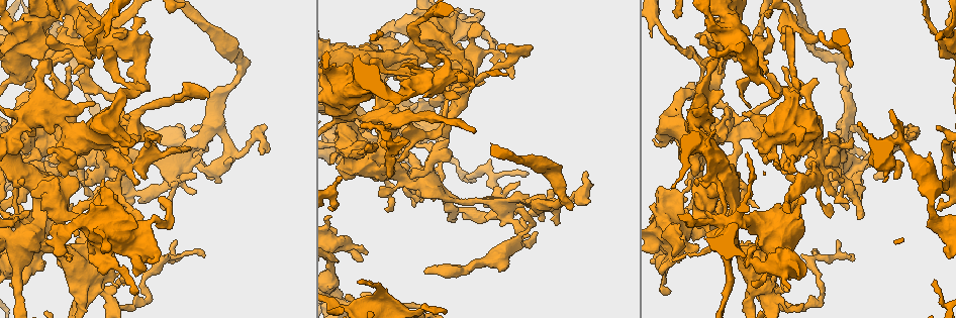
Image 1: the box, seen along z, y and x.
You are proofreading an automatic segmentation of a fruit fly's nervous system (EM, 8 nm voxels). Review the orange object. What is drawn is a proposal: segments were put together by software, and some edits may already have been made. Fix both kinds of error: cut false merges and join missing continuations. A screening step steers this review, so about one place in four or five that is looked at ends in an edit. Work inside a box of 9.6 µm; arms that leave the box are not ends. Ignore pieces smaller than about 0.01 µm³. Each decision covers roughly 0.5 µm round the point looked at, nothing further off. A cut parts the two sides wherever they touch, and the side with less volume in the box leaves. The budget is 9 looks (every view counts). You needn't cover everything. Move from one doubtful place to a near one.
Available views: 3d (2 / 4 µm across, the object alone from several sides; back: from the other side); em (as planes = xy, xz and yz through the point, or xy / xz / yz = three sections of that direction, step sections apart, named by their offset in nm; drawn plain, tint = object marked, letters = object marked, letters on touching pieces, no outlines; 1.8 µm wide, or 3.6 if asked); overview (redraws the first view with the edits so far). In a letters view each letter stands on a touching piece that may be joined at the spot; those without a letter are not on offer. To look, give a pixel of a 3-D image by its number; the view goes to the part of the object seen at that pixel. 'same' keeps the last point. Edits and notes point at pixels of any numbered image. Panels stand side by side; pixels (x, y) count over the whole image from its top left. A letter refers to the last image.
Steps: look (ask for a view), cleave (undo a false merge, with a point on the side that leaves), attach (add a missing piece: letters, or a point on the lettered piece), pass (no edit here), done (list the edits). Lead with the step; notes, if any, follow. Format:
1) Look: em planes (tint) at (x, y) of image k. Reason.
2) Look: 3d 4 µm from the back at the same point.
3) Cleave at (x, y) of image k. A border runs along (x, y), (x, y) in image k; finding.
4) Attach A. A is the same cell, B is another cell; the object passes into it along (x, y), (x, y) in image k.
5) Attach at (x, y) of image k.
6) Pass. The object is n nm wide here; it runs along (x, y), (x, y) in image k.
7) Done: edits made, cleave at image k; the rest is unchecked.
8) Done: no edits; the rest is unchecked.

Look: 3d 4 µm at (35, 238) of image 1. Looks like a crossing.

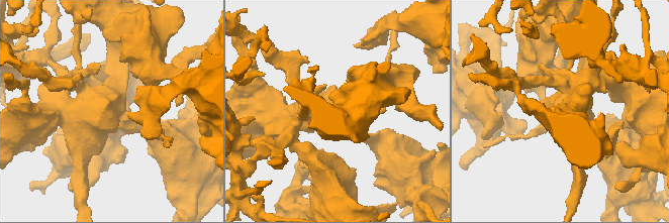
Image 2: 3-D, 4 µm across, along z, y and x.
Look: em 3.6 µm planes (letters) at (110, 111) of image 2. Now the EM.

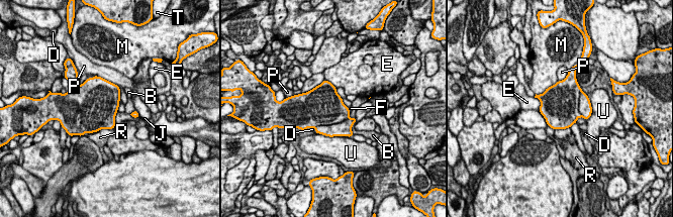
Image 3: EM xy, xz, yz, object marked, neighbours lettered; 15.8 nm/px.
Cleave at (344, 128) of image 3. B, D, E, F, J, M, P, R, T and U are other cells; a second cell is stuck on.

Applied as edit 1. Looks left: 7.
Look: overview. See it whole again.

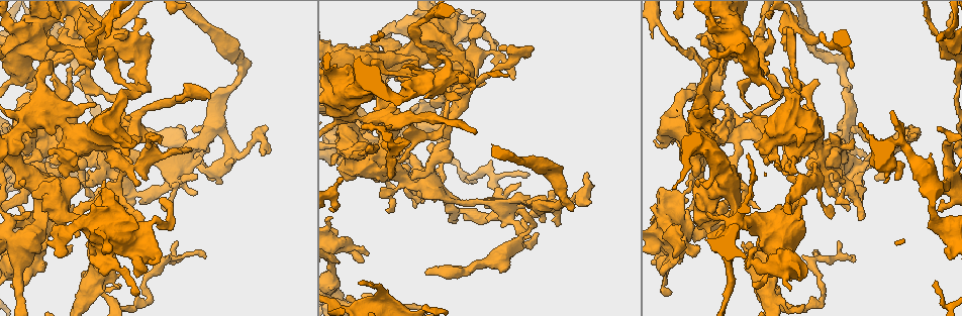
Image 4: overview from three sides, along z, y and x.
Look: 3d 4 µm at (101, 160) of image 4. Sudden change in width.

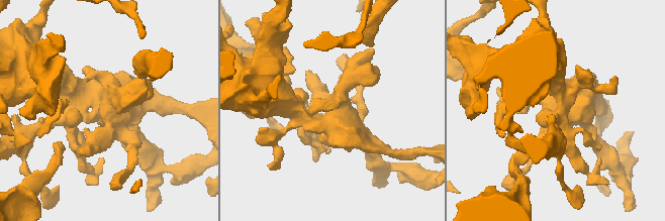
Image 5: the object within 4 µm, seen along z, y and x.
Look: em 3.6 µm planes (letters) at (570, 111) of image 5.

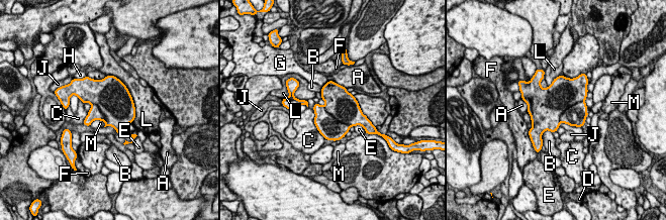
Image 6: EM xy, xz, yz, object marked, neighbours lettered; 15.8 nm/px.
Cleave at (575, 115) of image 6. A, B, C, D, E, F, G, H, J, L and M are other cells; a border runs along (584, 100), (569, 106), (559, 121) in image 6; a second cell is stuck on.

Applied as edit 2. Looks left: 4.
Look: em yz step 16 (tint) at (176, 96) of image 4. Free end.

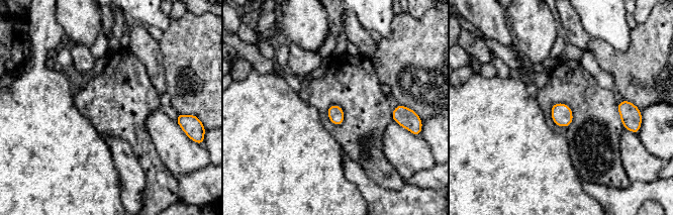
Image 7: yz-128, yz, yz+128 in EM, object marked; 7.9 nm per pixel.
Look: em planes (letters) at the same point. Cut it another way.

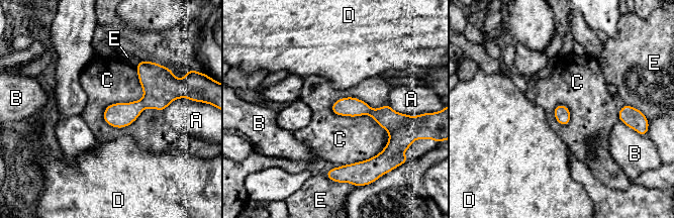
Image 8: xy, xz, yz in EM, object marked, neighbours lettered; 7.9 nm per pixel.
Pass. The object is 130 nm wide here; A, B, C, D and E are other cells; a border runs along (388, 103), (344, 165) in image 8; no lettered piece goes on from it.

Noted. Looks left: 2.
Done: edits made, cleave at image 3, cleave at image 6; the rest is unchecked.

